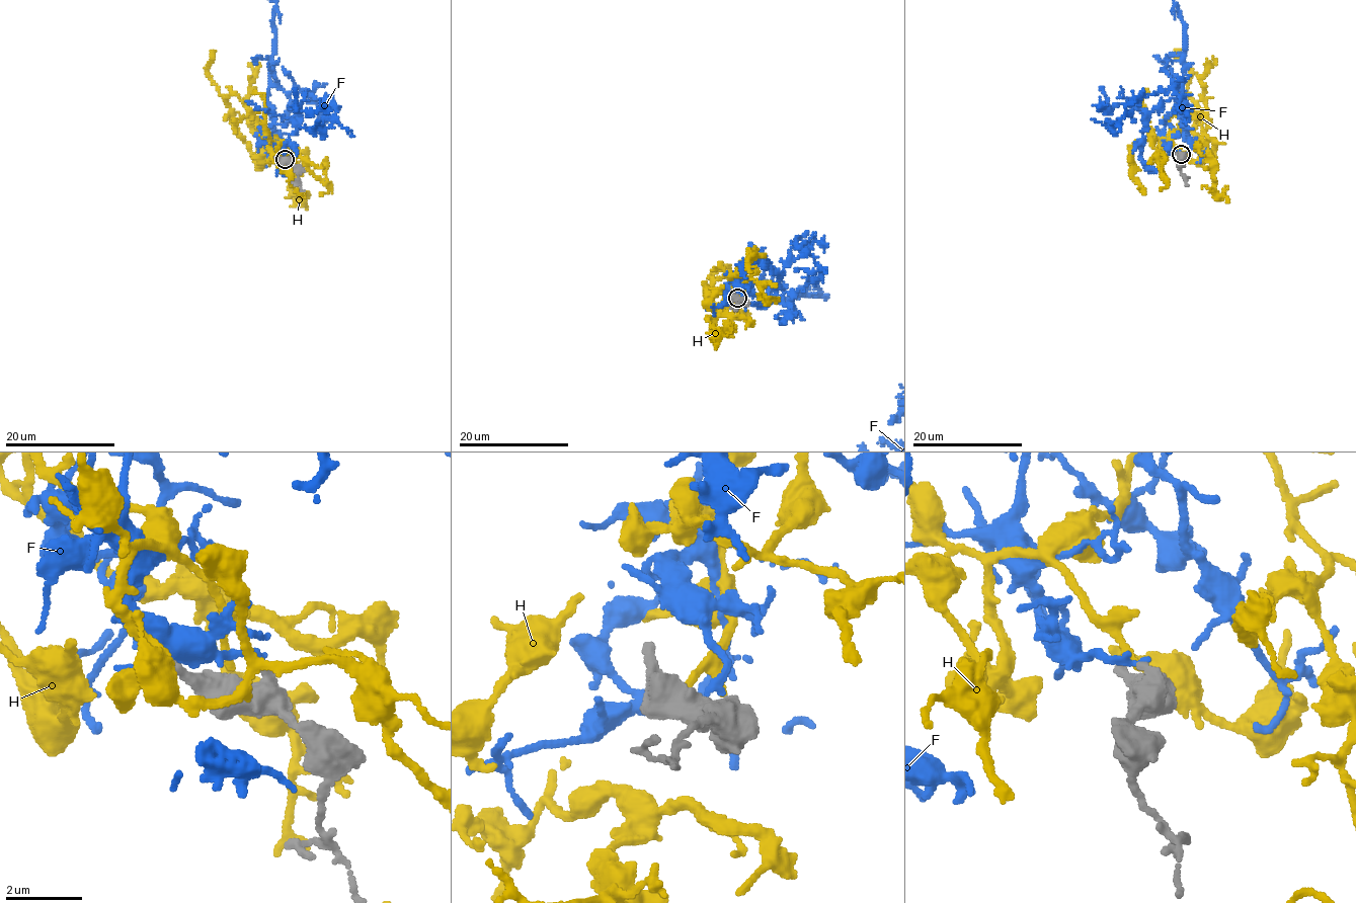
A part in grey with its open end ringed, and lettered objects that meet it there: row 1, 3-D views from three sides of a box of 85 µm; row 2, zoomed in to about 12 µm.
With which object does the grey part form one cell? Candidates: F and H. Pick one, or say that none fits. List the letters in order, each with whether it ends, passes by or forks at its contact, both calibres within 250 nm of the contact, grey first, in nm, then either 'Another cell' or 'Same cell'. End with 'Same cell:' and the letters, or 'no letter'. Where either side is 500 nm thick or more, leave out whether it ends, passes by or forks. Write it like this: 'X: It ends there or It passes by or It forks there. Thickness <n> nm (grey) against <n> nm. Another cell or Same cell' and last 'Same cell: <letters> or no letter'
F: It ends there. Thickness 460 nm (grey) against 180 nm. Another cell
H: It ends there. Thickness 480 nm (grey) against 170 nm. Same cell
Same cell: H

